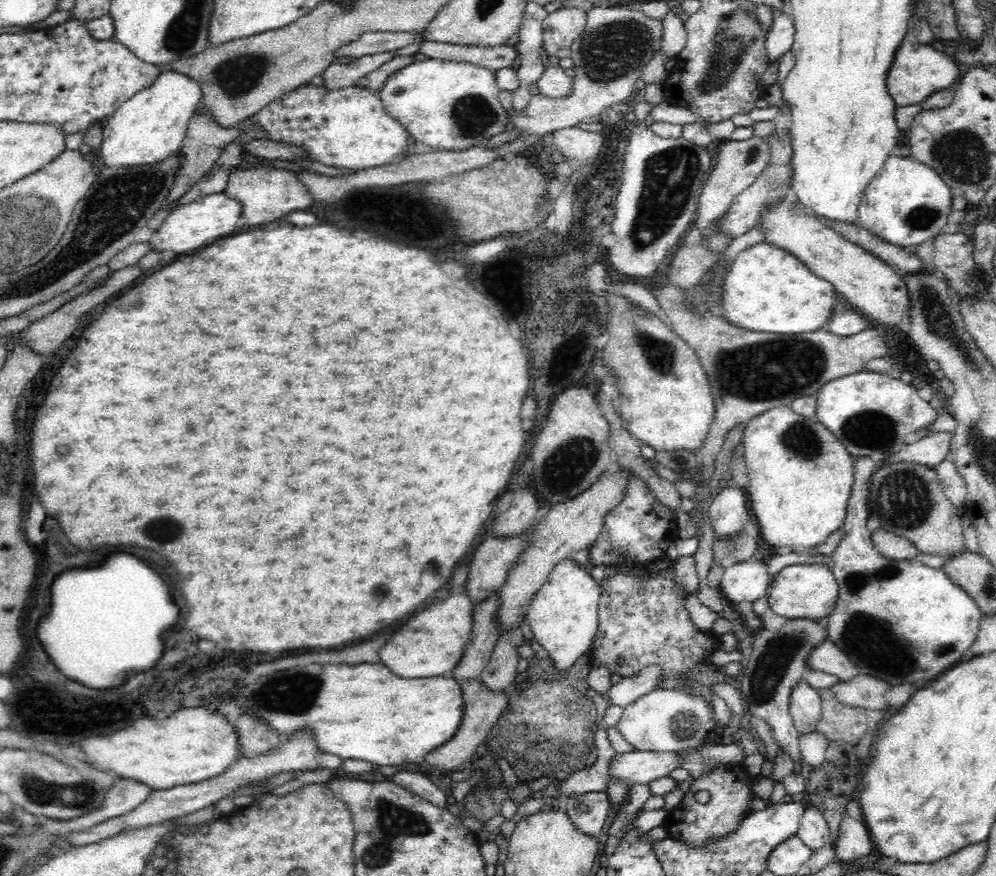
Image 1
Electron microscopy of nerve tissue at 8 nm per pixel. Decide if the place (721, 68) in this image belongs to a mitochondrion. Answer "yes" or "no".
yes

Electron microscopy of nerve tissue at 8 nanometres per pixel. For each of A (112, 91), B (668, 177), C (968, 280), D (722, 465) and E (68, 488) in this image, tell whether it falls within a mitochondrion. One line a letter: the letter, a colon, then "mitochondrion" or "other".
A: other
B: mitochondrion
C: mitochondrion
D: other
E: other

